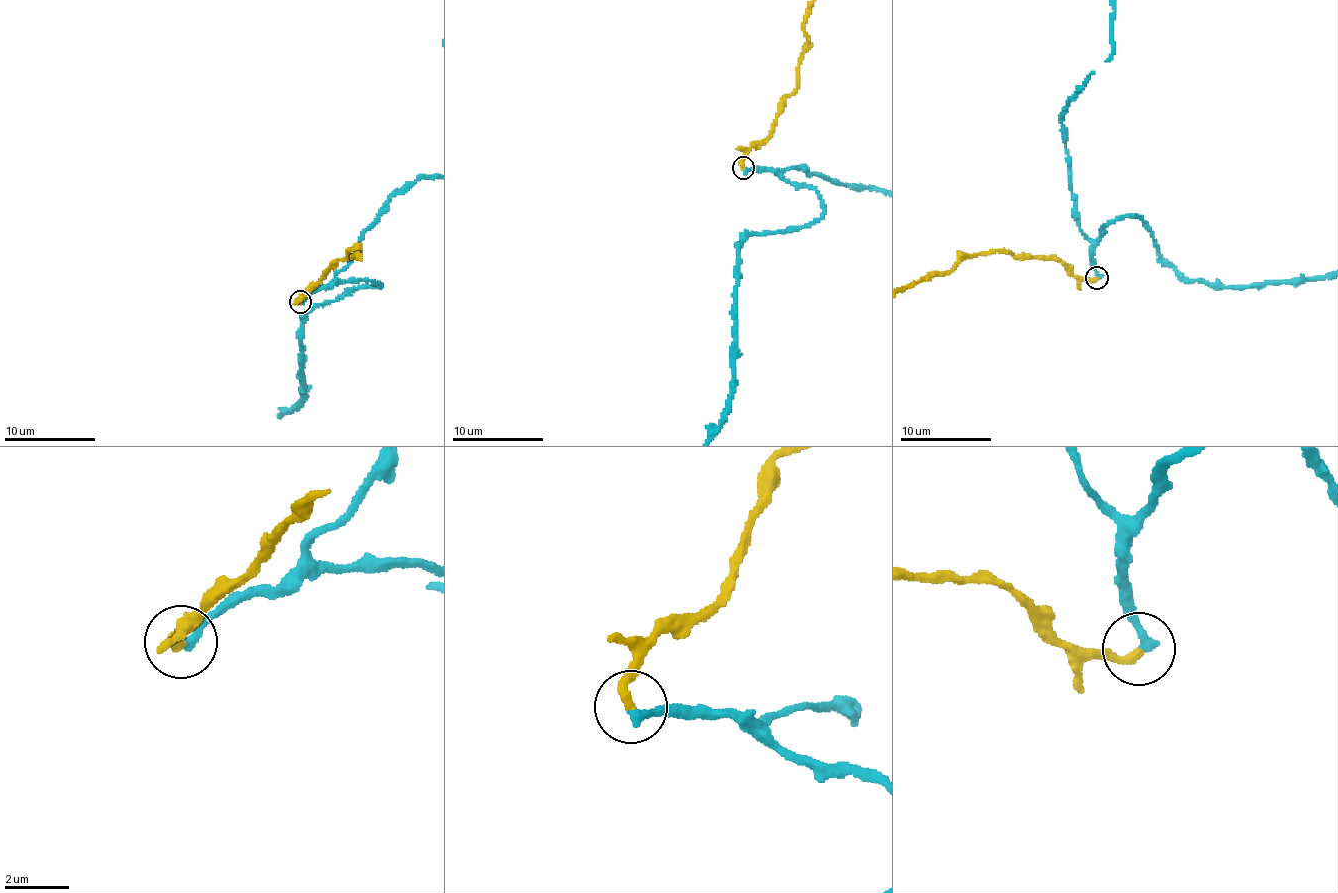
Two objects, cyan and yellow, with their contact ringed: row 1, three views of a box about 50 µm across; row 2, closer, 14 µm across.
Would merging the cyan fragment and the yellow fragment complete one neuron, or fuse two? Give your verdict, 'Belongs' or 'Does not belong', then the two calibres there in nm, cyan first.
Belongs. Thickness 300 nm (cyan) against 280 nm

